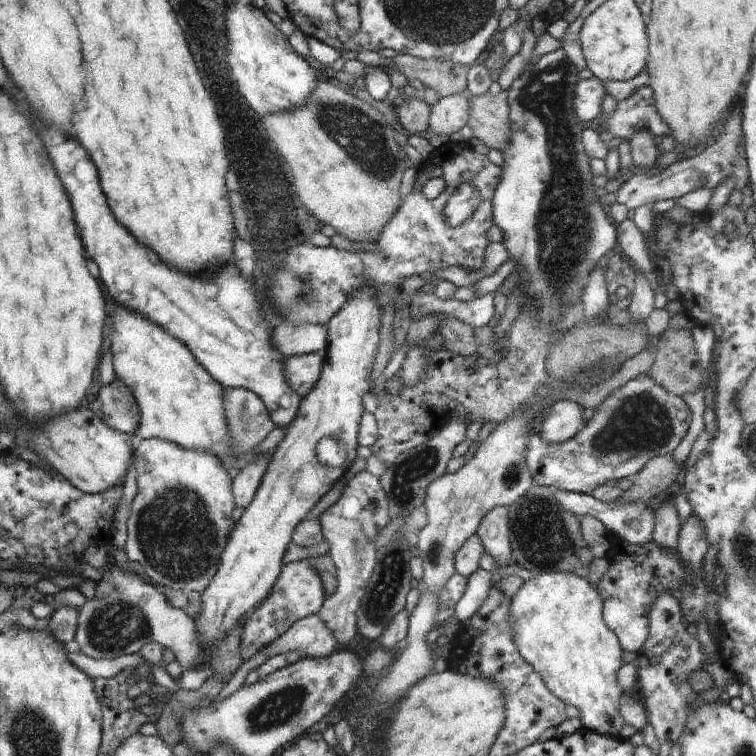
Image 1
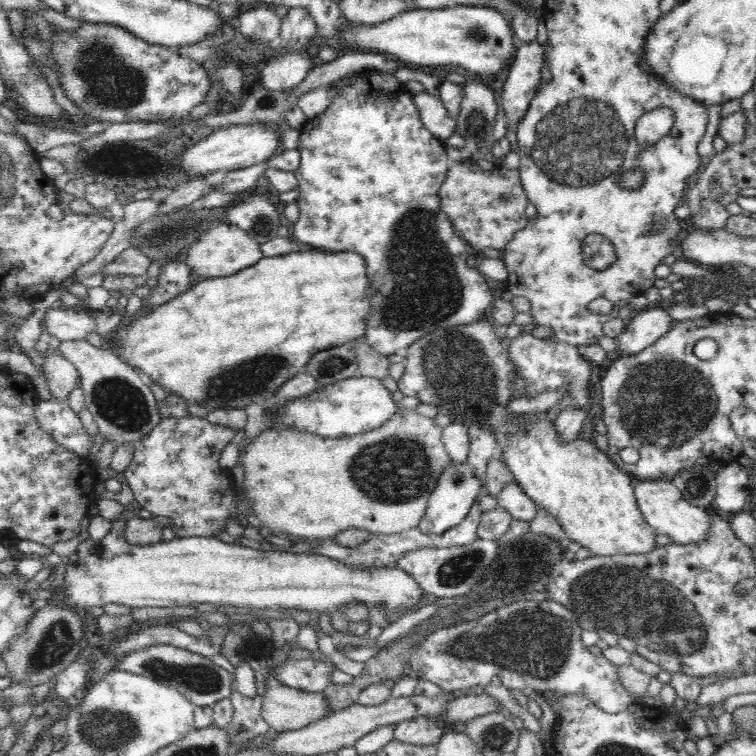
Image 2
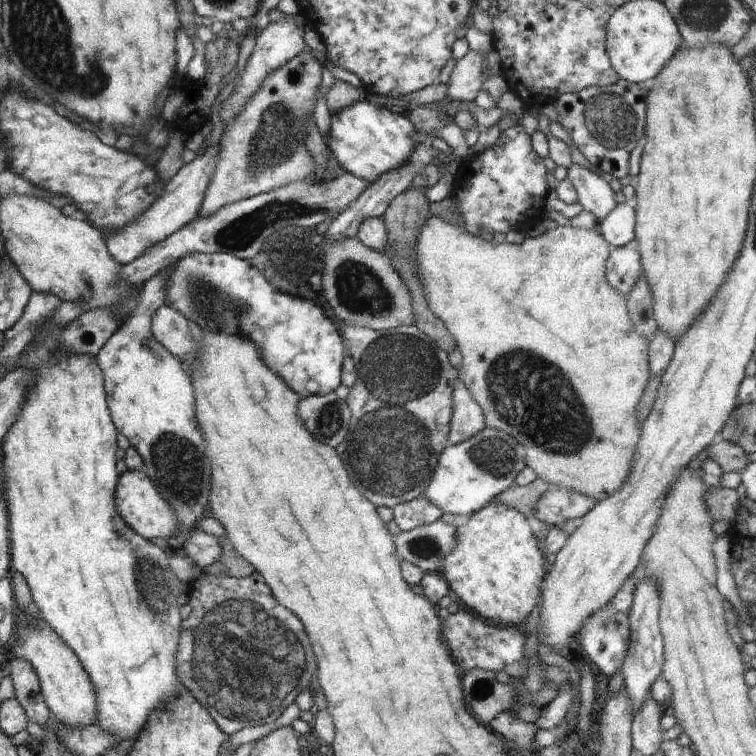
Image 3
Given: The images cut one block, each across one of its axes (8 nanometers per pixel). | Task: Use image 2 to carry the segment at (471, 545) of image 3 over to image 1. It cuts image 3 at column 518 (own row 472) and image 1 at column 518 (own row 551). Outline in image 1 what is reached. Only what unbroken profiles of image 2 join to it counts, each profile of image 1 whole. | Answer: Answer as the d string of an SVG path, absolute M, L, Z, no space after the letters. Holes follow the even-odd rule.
M543 570L539 575L525 580L524 585L510 600L510 630L514 636L514 644L520 652L520 656L532 666L532 668L541 676L544 684L554 693L562 702L567 705L576 706L580 712L580 721L586 730L597 732L602 736L621 737L620 731L626 725L622 716L620 716L620 705L624 700L624 690L618 684L618 669L622 666L622 647L619 644L617 636L608 628L603 616L603 600L600 594L596 592L595 586L589 584L586 579L580 578L575 574L566 574L565 572L552 572Z

